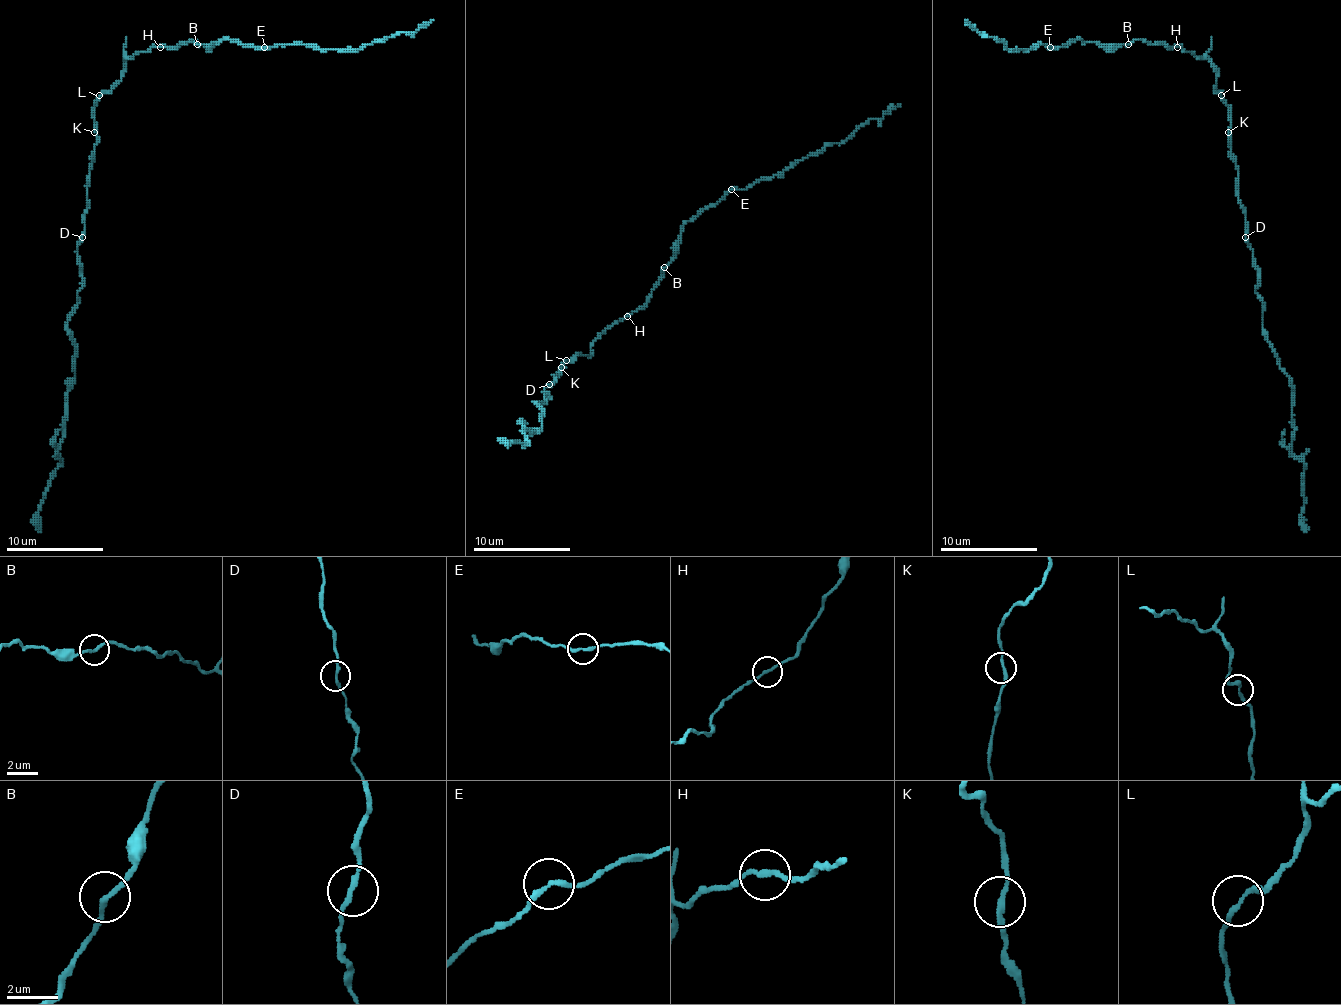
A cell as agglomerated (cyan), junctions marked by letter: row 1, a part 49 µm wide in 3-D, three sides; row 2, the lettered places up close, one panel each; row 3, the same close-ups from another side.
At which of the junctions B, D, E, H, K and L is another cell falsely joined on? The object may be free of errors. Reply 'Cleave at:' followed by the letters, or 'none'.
Cleave at: none

